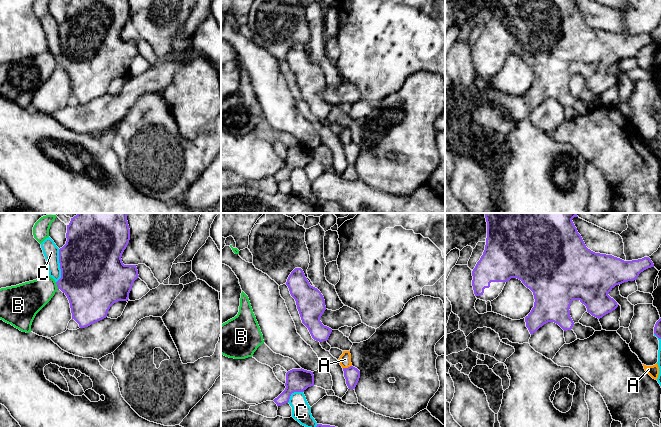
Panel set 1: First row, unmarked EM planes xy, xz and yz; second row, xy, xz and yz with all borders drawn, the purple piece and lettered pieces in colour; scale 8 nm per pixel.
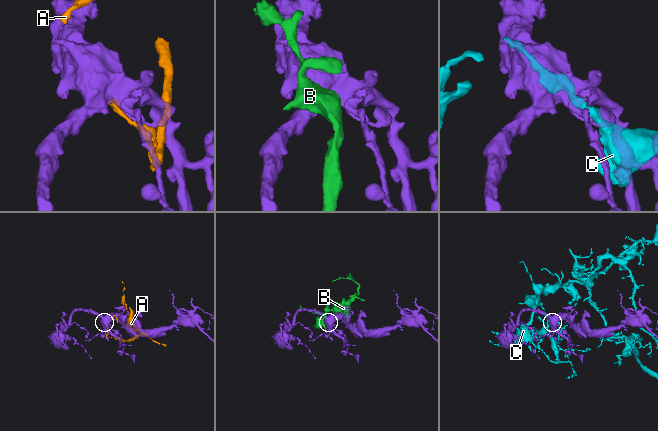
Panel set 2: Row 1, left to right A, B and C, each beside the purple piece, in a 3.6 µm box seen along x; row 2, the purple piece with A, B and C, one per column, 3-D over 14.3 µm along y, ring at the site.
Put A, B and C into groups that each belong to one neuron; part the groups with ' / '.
A / B / C

